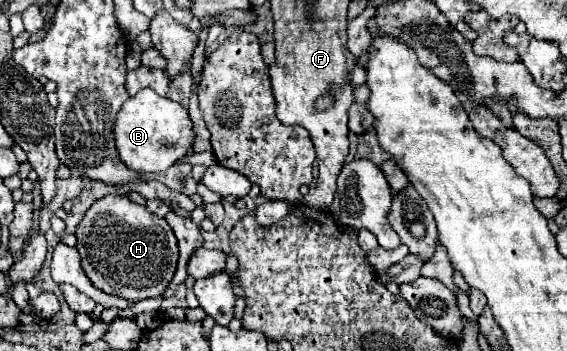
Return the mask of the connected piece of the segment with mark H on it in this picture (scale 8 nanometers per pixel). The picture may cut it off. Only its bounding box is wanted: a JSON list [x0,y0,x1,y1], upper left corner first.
[76,194,178,302]

